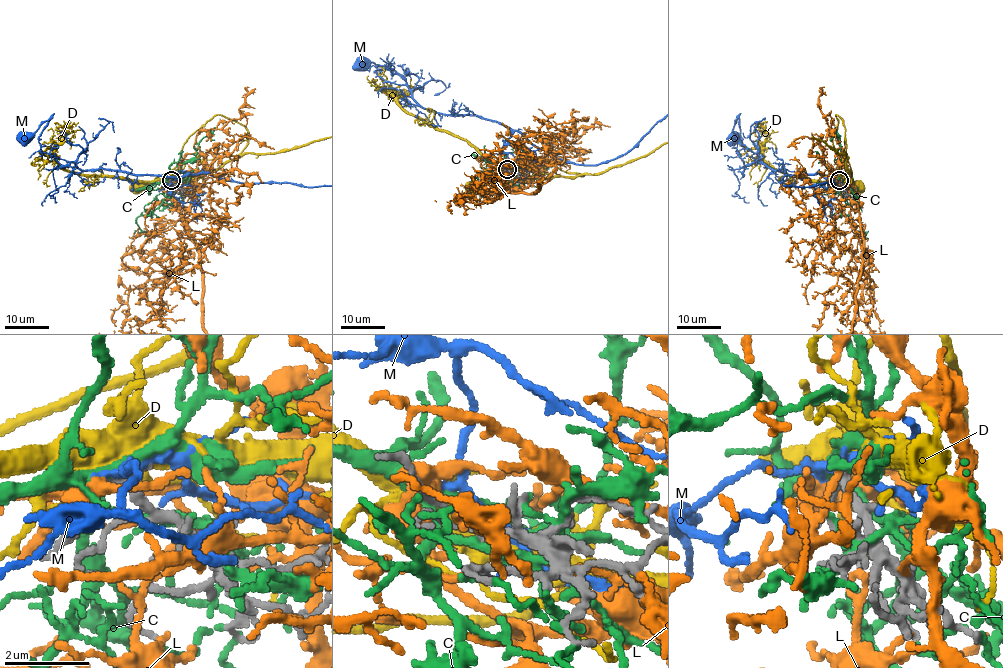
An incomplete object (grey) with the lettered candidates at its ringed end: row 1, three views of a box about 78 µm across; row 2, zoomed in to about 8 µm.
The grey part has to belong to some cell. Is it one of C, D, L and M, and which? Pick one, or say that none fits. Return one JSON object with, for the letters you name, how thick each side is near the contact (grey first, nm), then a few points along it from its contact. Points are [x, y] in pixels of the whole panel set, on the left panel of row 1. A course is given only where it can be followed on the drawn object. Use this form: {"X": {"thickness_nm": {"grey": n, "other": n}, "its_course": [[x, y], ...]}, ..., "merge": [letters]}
{"D": {"thickness_nm": {"grey": 190, "other": 480}, "its_course": [[172, 180], [215, 172], [241, 152], [248, 130], [214, 115], [184, 145], [177, 169], [138, 187]]}, "merge": ["D"]}

